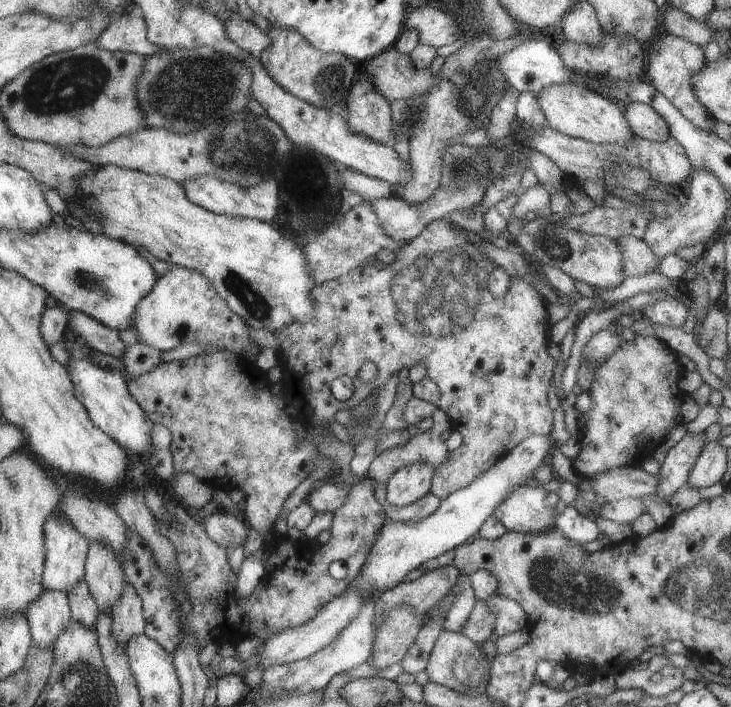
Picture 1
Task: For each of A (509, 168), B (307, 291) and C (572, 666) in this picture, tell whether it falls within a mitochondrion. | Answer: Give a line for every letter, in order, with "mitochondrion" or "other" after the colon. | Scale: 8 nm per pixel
A: other
B: other
C: other

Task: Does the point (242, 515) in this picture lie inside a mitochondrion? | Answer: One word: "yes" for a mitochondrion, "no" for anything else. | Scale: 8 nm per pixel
no

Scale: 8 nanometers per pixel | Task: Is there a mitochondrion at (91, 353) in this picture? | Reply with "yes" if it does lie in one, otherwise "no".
no

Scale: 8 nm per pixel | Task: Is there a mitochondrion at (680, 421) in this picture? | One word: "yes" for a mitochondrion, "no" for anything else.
no

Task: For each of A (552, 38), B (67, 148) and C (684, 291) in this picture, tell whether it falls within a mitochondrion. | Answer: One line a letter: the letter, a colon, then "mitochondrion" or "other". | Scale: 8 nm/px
A: other
B: other
C: other

